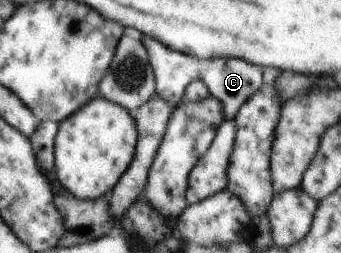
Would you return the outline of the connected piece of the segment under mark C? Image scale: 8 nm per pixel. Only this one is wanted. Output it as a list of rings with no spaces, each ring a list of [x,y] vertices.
[[[144,35],[142,37],[143,45],[146,47],[151,67],[153,68],[153,75],[155,76],[155,94],[164,100],[172,104],[178,104],[183,100],[185,88],[191,82],[202,81],[209,90],[209,94],[217,98],[222,105],[223,118],[226,121],[235,120],[235,116],[238,114],[240,107],[264,84],[264,74],[260,66],[256,64],[250,64],[250,62],[244,62],[244,60],[224,60],[224,58],[213,59],[199,59],[183,52],[175,51],[171,49],[167,44],[160,42],[158,39],[151,36]]]

